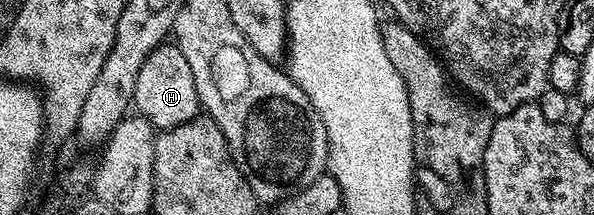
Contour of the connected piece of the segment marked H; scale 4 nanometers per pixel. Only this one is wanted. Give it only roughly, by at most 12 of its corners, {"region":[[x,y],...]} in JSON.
{"region":[[175,42],[138,73],[134,107],[169,131],[201,114],[194,73]]}

